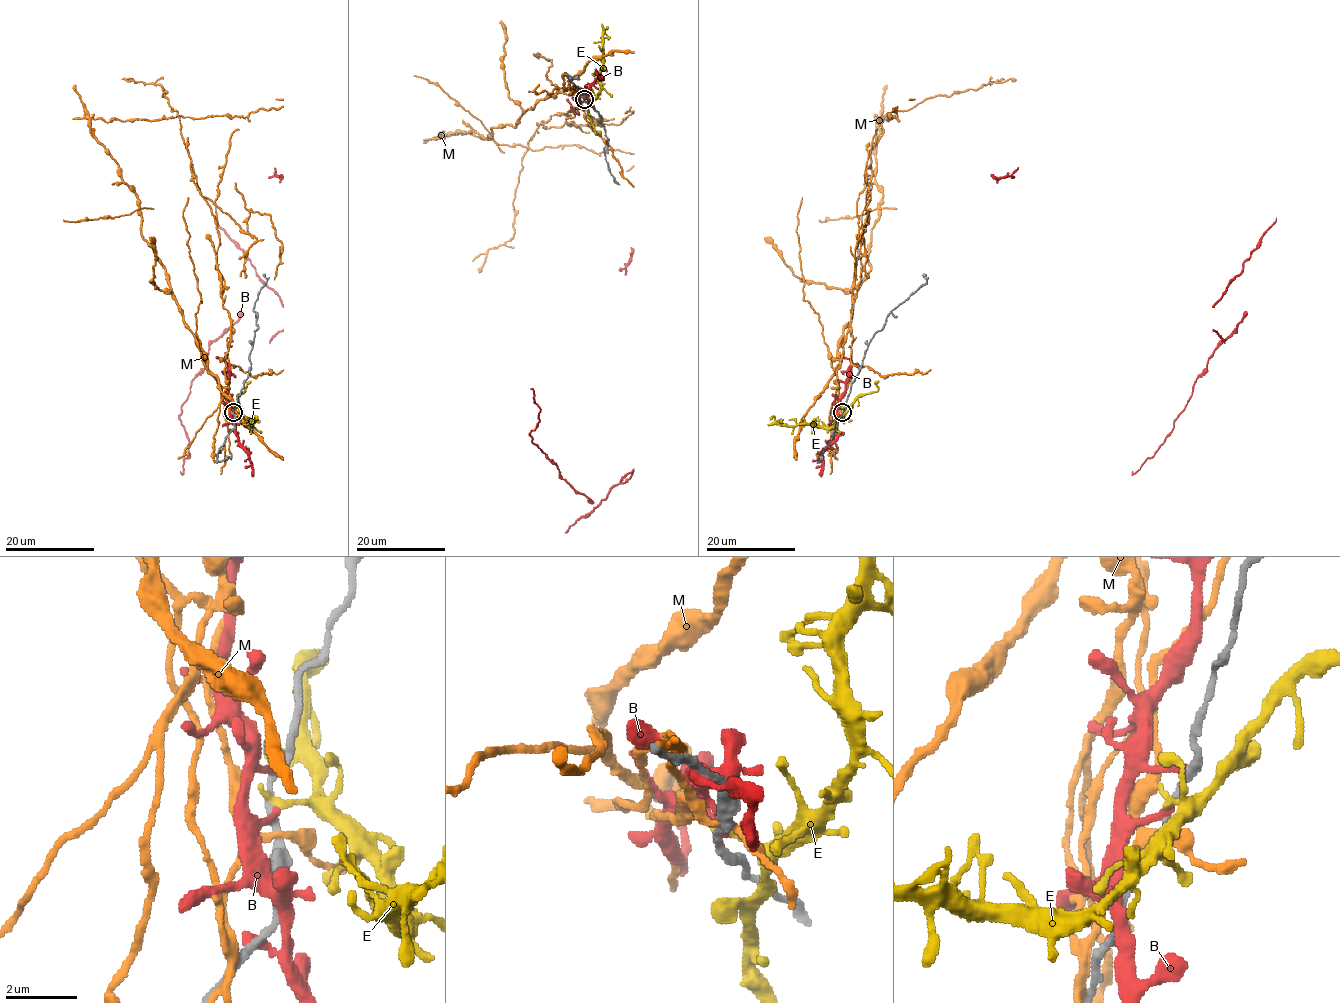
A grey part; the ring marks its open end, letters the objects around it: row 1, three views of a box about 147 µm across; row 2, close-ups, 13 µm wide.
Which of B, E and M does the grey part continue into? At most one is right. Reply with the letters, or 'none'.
E

